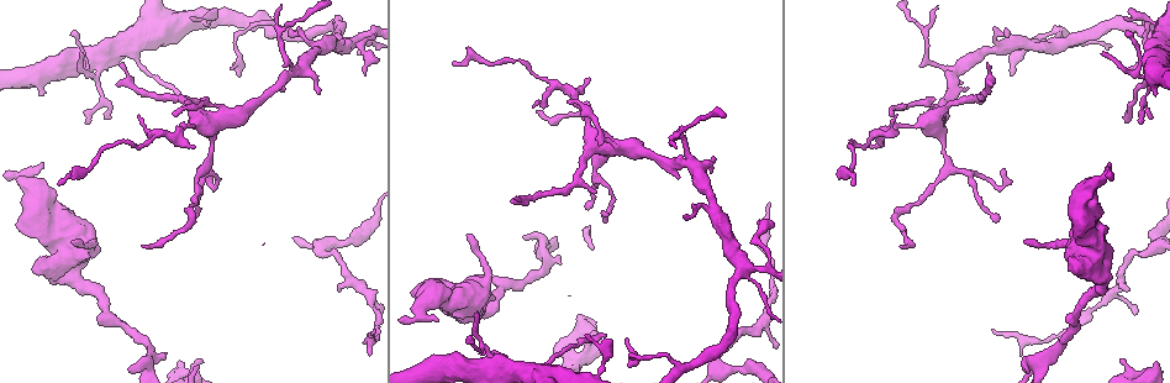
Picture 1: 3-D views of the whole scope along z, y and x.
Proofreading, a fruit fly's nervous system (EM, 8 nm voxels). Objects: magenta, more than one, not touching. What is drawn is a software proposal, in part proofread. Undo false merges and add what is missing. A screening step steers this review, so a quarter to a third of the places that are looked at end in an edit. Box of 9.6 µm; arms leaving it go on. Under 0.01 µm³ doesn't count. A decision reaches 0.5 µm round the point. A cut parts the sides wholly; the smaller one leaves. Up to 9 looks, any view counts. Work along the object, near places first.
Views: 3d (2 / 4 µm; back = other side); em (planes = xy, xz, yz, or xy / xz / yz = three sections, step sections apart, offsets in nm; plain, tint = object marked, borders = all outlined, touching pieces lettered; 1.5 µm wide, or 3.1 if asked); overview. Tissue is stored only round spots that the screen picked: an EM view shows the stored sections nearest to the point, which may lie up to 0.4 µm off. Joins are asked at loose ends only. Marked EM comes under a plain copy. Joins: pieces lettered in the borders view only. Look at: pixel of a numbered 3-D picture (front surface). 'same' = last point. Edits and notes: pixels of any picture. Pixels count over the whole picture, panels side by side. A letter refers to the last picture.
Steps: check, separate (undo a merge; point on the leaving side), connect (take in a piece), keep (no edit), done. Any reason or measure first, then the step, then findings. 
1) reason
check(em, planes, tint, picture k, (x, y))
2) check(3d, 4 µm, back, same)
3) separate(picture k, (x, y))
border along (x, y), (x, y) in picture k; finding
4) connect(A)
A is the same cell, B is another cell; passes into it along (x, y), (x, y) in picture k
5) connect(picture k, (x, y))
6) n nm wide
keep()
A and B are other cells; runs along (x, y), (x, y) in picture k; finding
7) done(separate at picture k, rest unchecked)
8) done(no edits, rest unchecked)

a fork
check(3d, 2 µm, picture 1, (680, 370))

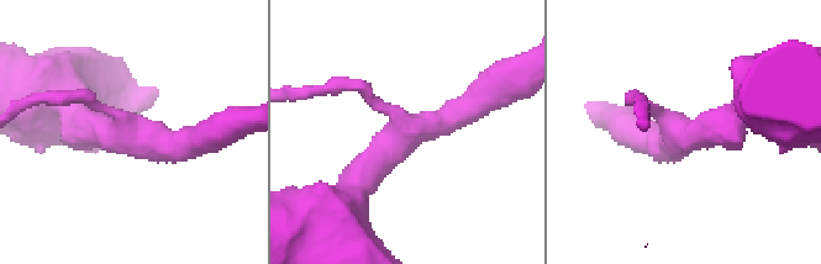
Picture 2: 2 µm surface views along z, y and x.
3 arms; shape alone is not enough
check(em, planes, borders, picture 2, (123, 136))

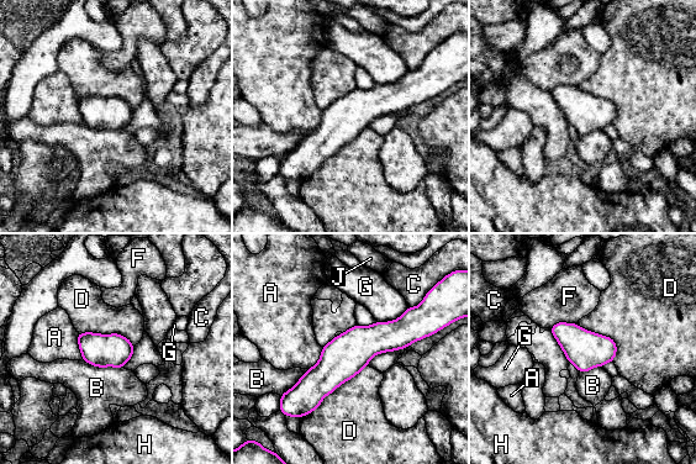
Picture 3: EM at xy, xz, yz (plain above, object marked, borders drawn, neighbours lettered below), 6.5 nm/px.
220 nm wide
keep()
A, B, C, D, F, G, H and J are other cells; border along (82, 359), (99, 367), (122, 368) in picture 3; all the same neuron

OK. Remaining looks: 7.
branch point
check(em, planes, borders, picture 1, (955, 73))

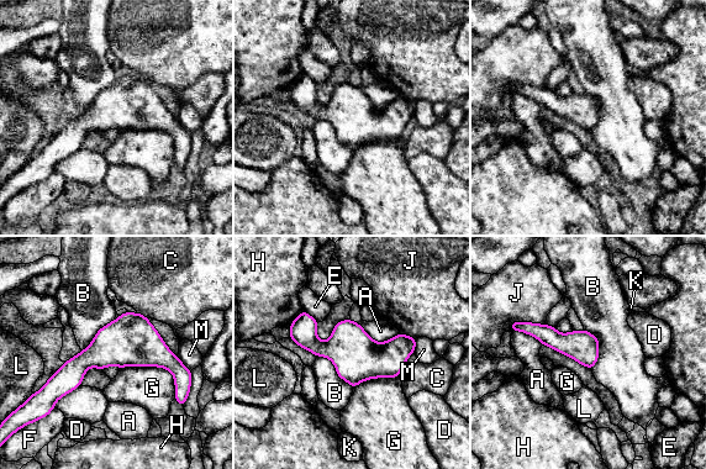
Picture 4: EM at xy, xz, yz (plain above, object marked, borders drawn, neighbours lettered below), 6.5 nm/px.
keep()
A, B, C, D, E, F, G, H, J, K, L and M are other cells; border along (121, 367), (166, 368), (175, 398) in picture 4; all the same neuron

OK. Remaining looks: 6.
thin end
check(em, planes, borders, picture 1, (192, 148))

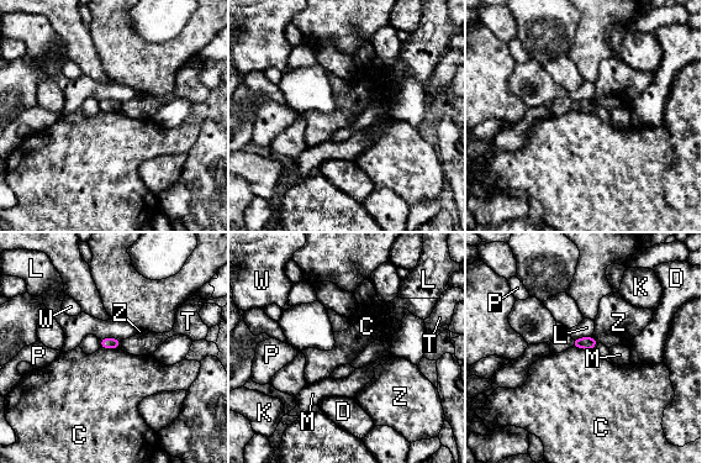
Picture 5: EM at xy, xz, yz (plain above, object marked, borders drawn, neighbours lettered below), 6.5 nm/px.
keep()
C, D, K, L, M, P, T, W and Z are other cells; border along (573, 345), (592, 350) in picture 5; none of them fits

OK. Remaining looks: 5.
calibre changes
check(3d, 4 µm, picture 1, (420, 315))

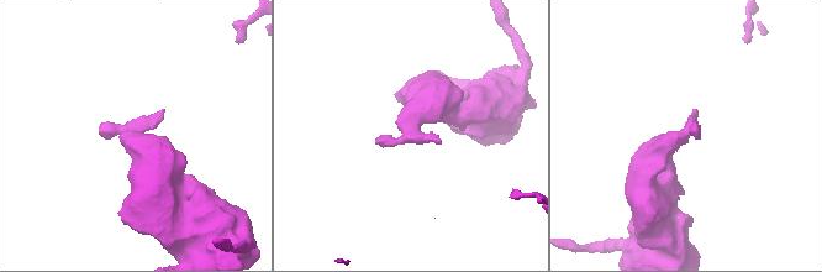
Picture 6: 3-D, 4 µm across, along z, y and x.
check(em, planes, borders, picture 6, (134, 132))

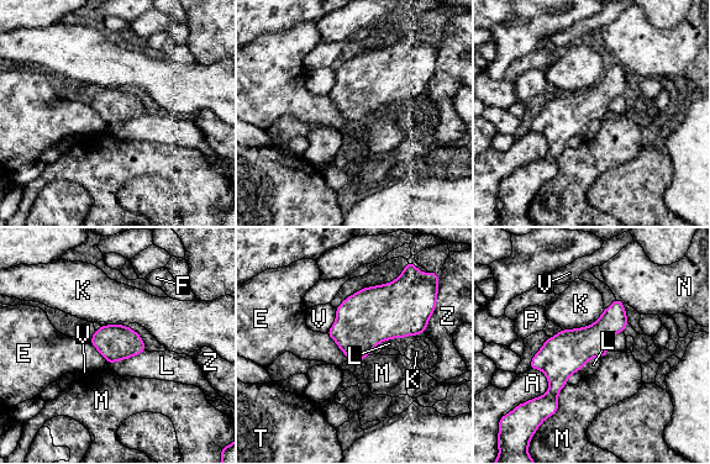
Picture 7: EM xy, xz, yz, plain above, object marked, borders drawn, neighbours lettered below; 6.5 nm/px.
keep()
A, E, F, K, L, M, N, P, T, V and Z are other cells; border along (605, 309), (592, 323), (562, 330) in picture 7; continuous, no second neuron

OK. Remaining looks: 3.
done(no edits, rest unchecked)

